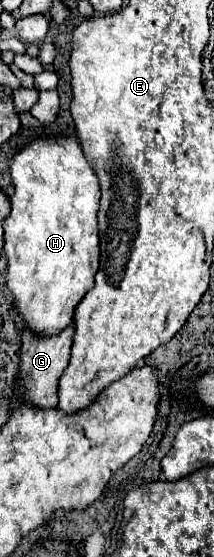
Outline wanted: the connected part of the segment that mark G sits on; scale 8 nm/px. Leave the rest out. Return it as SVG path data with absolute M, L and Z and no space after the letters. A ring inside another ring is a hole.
M73 325L65 327L63 331L59 331L57 335L51 337L39 337L33 335L27 327L21 333L23 339L23 347L21 347L21 369L17 373L17 377L23 377L23 397L33 403L39 405L43 409L47 407L57 407L59 395L57 395L57 387L59 387L59 379L69 363L69 353L71 353L71 345L73 345Z

